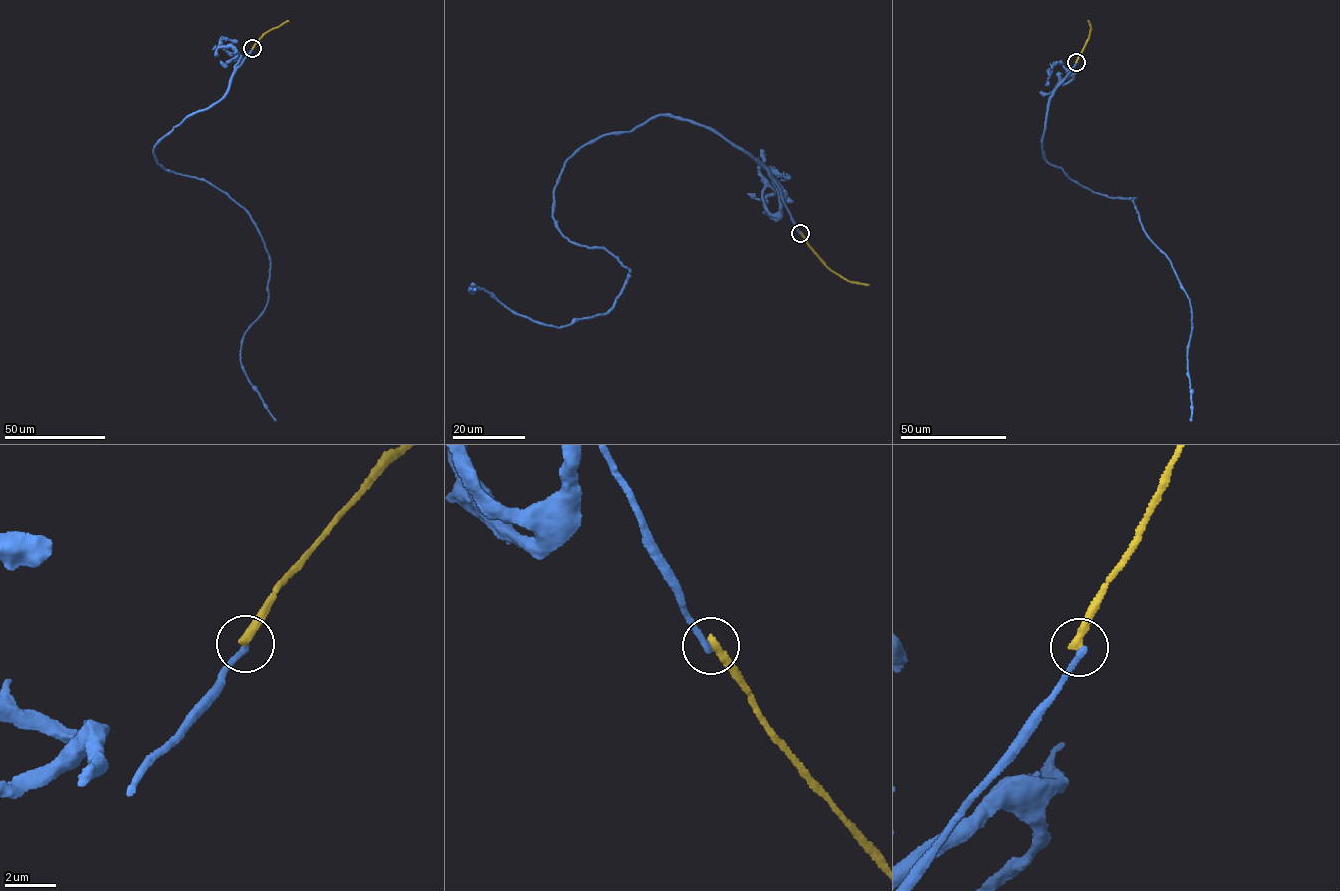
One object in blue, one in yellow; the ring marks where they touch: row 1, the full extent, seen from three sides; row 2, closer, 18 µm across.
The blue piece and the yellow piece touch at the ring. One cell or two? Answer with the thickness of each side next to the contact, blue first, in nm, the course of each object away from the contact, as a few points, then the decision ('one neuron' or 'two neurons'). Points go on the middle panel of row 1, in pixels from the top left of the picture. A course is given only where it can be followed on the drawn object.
240/360 nm | blue via (800, 233), (760, 164), (659, 115), (554, 188), (562, 234), (627, 268), (608, 312), (559, 327), (475, 288) | yellow via (800, 233), (822, 263), (850, 281), (869, 285) | two neurons

